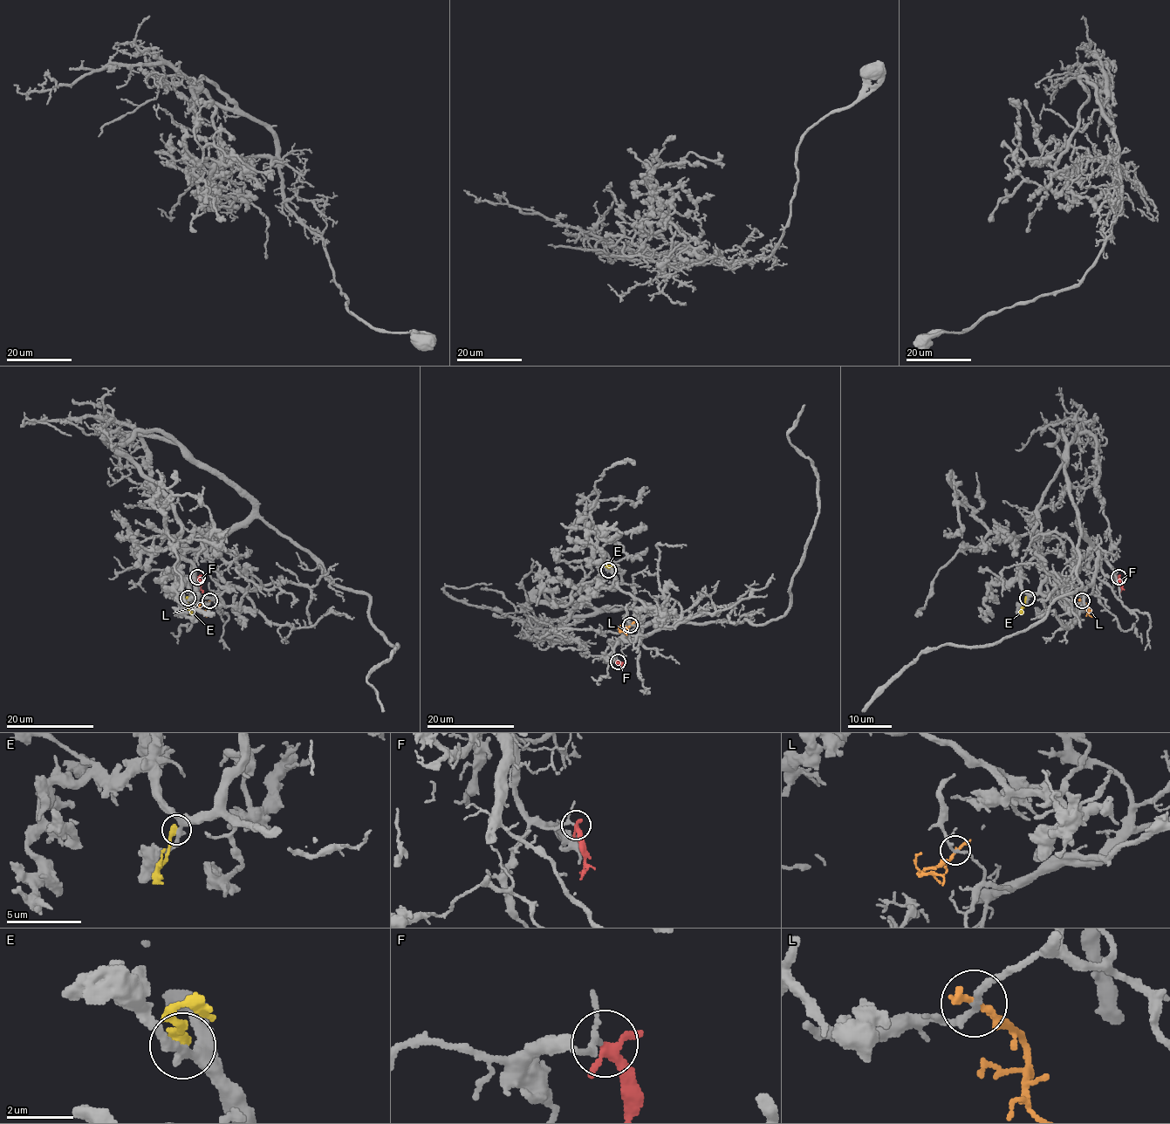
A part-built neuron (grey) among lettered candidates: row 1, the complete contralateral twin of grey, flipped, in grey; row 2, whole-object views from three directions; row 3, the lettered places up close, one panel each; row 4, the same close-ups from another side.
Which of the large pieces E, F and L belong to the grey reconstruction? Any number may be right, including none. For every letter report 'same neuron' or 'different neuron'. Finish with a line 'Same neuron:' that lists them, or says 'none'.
E: different neuron
F: same neuron
L: different neuron
Same neuron: F

